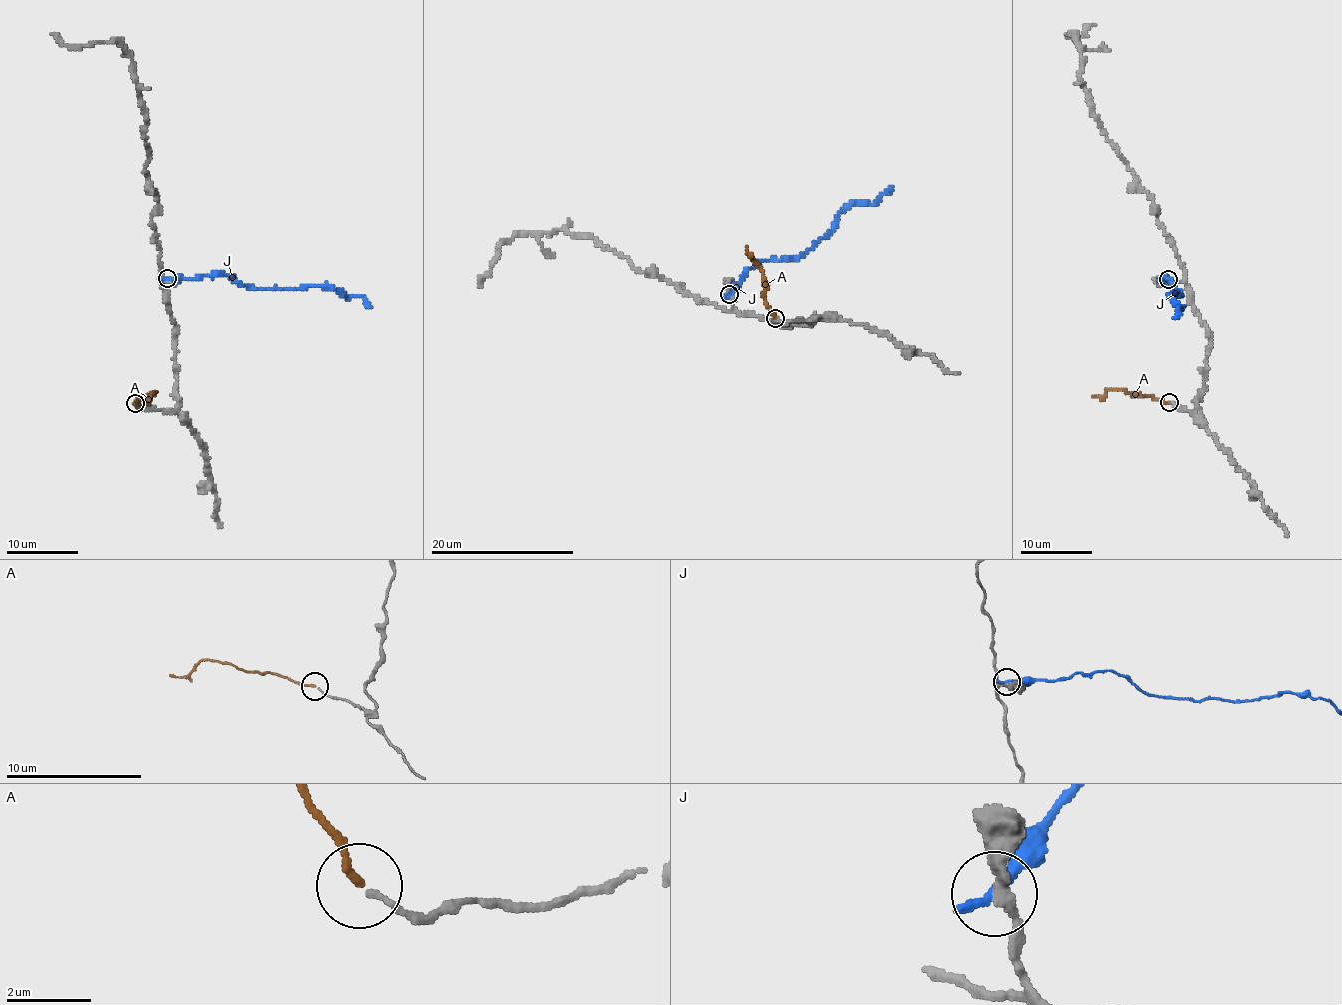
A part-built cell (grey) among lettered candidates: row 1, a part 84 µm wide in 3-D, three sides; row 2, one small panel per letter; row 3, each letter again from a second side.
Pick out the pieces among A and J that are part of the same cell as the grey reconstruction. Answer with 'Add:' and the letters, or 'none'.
Add: A

